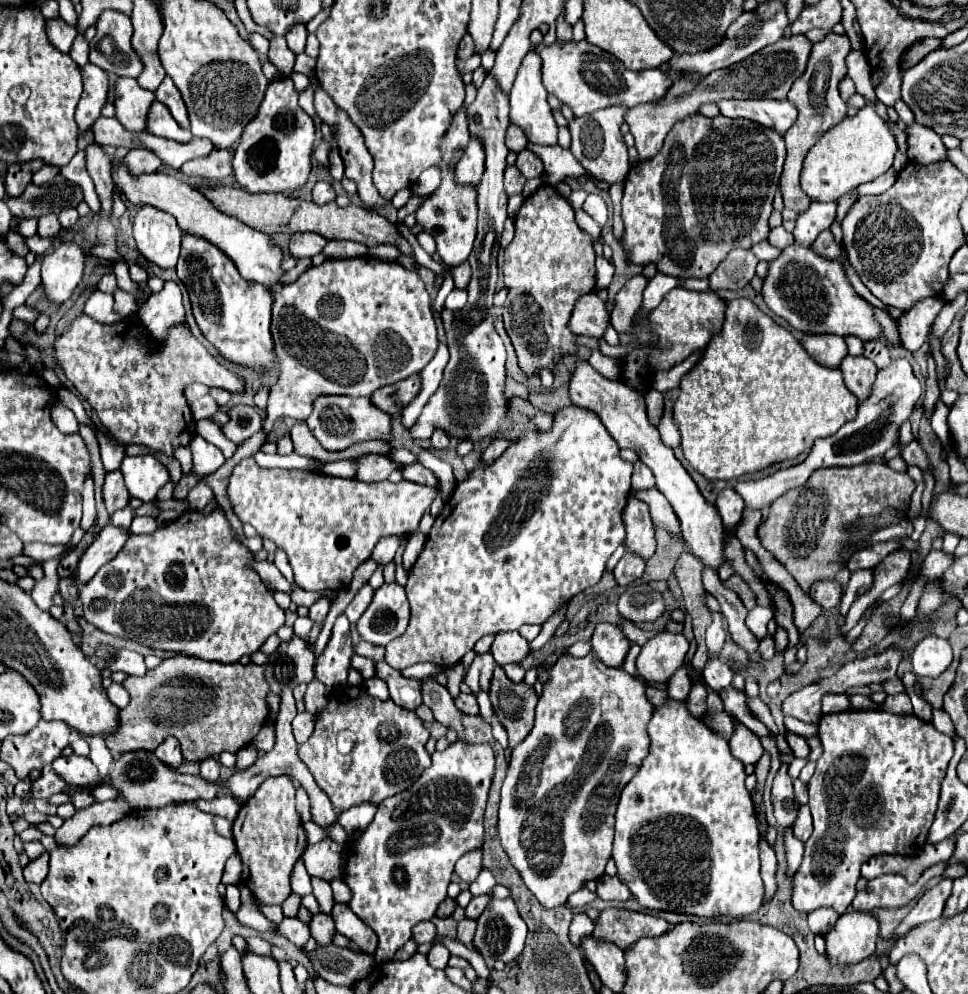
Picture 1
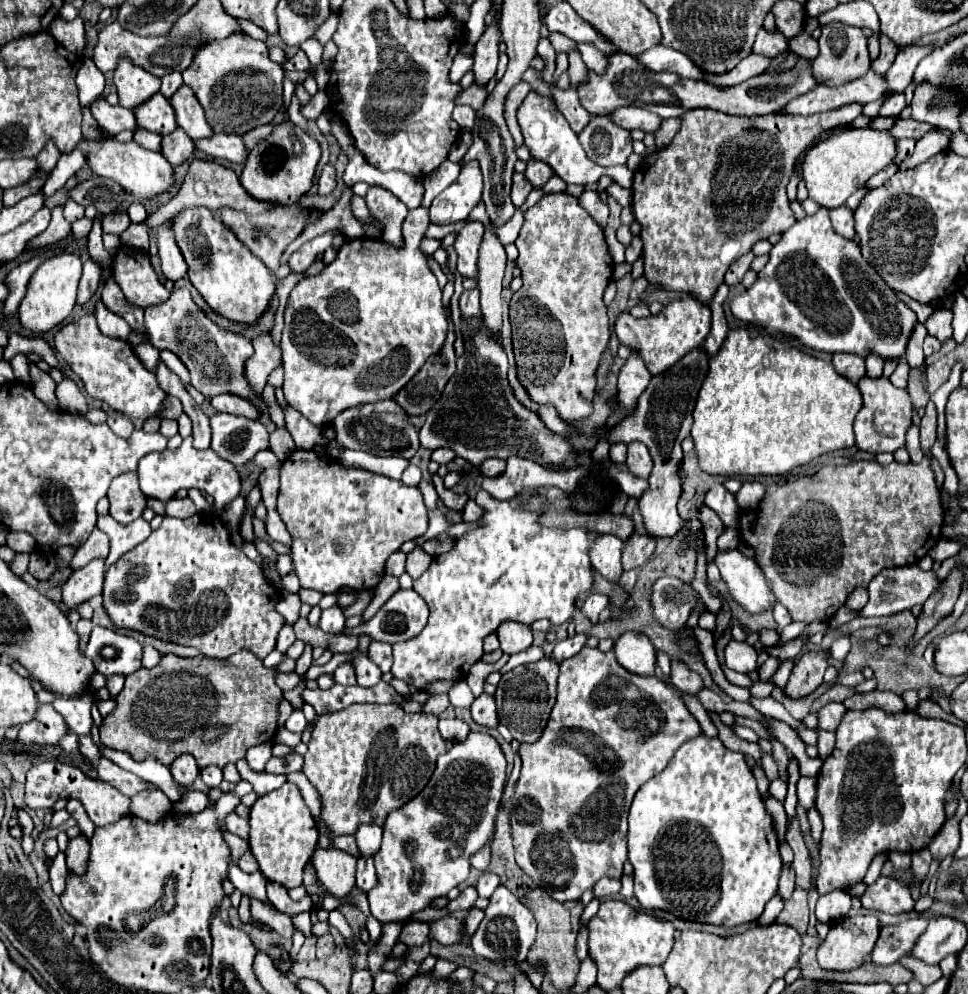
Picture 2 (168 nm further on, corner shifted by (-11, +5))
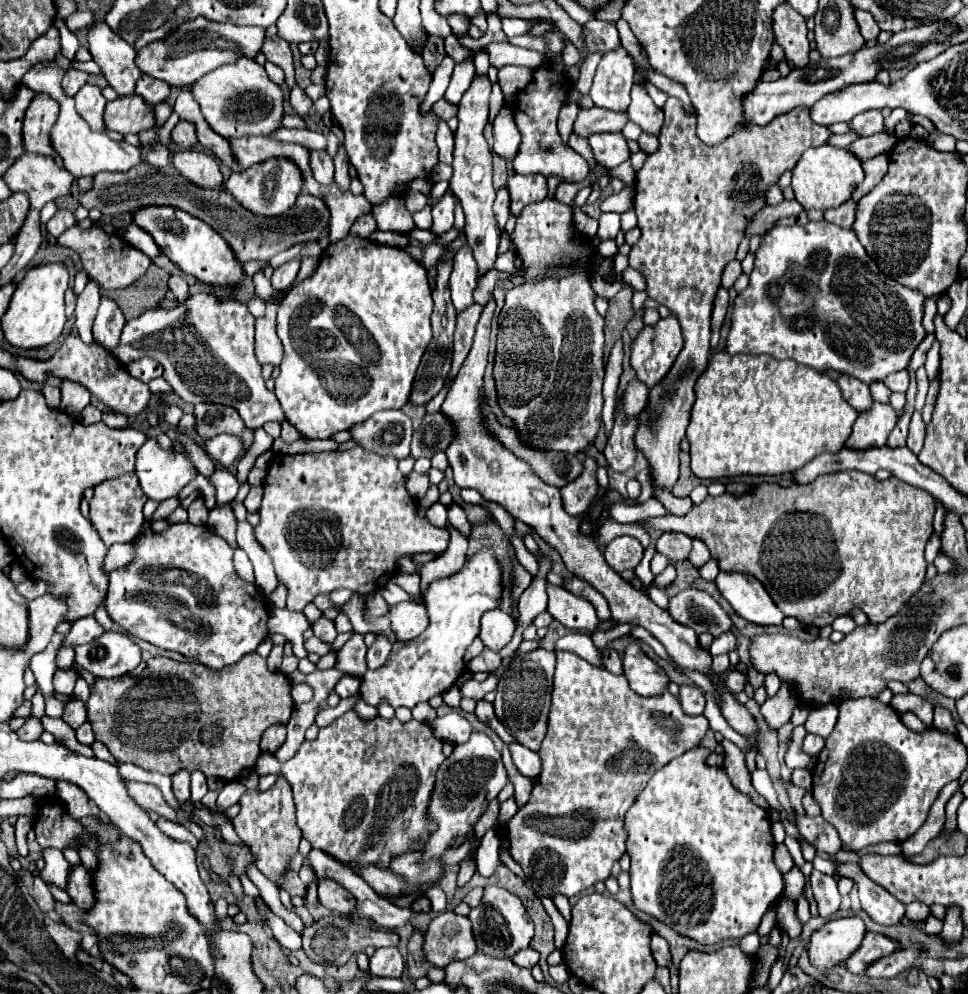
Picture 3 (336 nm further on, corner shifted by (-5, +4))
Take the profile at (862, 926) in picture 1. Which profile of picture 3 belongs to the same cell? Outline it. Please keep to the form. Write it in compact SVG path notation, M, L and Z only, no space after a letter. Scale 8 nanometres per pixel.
M860 917L834 919L824 923L818 931L808 939L808 955L810 963L818 969L836 967L848 957L848 953L856 951L856 945L864 939L866 927Z

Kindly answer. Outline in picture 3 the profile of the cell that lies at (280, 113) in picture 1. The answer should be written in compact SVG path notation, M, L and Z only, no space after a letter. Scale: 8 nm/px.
M276 159L276 161L264 161L264 165L254 165L252 169L240 171L240 173L232 173L230 179L226 181L226 189L232 193L232 197L248 211L252 211L254 215L262 215L262 217L278 217L284 211L288 211L302 185L300 185L300 171L296 169L296 165L292 165L292 161L284 161L284 159Z

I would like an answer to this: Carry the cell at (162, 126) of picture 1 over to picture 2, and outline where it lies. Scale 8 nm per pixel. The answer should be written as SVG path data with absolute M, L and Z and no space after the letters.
M160 92L154 94L150 100L146 100L146 104L138 106L138 110L134 110L134 114L138 116L140 128L158 132L162 136L166 136L178 128L174 108L172 108L170 100L166 96L162 96Z

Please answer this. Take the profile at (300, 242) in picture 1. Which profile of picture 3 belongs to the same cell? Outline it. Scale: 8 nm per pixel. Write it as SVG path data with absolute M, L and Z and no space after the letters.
M292 259L292 261L284 263L282 267L274 269L274 275L272 275L272 279L270 279L272 287L274 287L274 289L280 289L280 291L282 291L282 289L288 289L288 287L294 283L294 279L296 279L298 269L300 269L300 261L298 261L298 259Z

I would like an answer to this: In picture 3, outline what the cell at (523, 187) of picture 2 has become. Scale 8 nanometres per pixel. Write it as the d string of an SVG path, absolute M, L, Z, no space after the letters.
M506 187L500 189L500 191L496 193L494 215L496 215L496 223L498 223L498 227L504 229L506 221L508 221L508 217L510 217L510 213L508 213L508 191L506 191Z

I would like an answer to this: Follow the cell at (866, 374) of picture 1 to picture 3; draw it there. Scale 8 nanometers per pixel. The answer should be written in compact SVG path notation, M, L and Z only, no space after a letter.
M874 403L868 413L862 413L846 441L848 449L872 449L886 445L890 431L896 427L896 411L892 405Z

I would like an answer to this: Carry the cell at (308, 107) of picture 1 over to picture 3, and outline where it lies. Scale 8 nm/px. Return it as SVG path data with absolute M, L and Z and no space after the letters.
M274 35L274 37L266 37L264 45L262 45L262 53L266 55L266 59L270 63L276 63L278 67L282 67L282 71L286 73L286 83L288 87L294 85L294 59L292 59L292 49L290 43L284 41L282 37Z

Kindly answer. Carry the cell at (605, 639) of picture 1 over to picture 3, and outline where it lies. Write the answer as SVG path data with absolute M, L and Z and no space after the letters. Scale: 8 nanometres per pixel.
M628 645L624 657L624 677L630 683L630 689L642 697L662 695L670 683L668 675L660 665L656 665L646 653L636 645Z

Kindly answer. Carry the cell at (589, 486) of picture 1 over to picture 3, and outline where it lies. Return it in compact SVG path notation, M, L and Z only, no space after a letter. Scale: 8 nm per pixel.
M482 549L478 555L466 561L460 573L434 581L424 595L430 615L428 629L418 639L392 645L386 665L376 671L368 671L362 677L362 699L372 707L378 707L386 701L394 709L412 709L416 703L428 701L430 697L450 689L464 671L462 655L466 647L478 637L482 615L490 609L498 609L500 595L502 573L492 549Z

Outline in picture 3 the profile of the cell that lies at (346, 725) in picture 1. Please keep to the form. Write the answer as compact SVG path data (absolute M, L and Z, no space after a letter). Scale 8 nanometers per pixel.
M348 711L332 725L320 729L314 741L304 741L296 757L286 763L280 763L272 755L264 753L256 763L256 771L260 775L286 775L294 791L296 825L300 827L302 837L308 839L314 849L328 853L346 867L356 863L358 869L368 865L390 869L394 857L400 857L408 851L424 851L432 831L436 829L434 821L428 817L428 805L434 791L436 771L446 757L442 753L442 741L434 737L432 729L426 725L424 733L424 725L416 725L422 727L422 731L412 731L414 725L416 723L400 723L398 719L386 721L382 717L374 721L362 721L354 711Z

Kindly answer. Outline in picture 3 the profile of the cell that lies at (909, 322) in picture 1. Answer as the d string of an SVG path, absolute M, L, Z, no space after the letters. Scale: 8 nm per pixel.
M928 335L928 337L920 343L920 347L916 349L916 353L914 353L914 355L912 355L912 359L910 359L908 371L916 371L918 367L922 367L922 365L924 365L924 361L926 361L926 353L928 353L928 349L932 347L932 341L934 341L934 335Z

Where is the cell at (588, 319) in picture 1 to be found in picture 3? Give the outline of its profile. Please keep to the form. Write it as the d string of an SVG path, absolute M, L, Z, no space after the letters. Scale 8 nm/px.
M674 315L660 319L652 327L646 325L632 343L630 353L630 365L636 371L636 379L648 389L658 385L682 351L682 343L682 329Z

